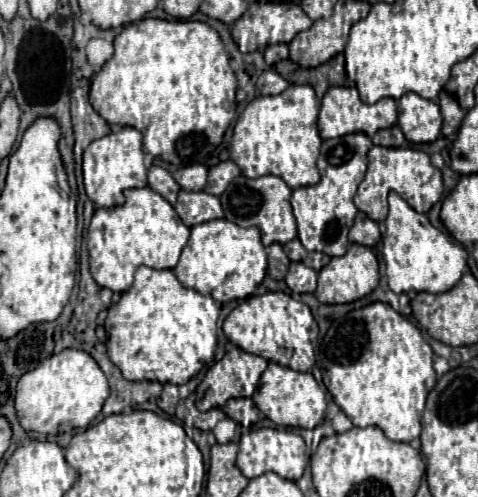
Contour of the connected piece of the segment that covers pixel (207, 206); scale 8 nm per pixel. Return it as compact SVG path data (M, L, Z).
M182 190L178 194L178 202L176 202L174 208L176 208L180 220L188 228L224 216L220 200L212 194L206 194L206 192L186 192L186 190Z

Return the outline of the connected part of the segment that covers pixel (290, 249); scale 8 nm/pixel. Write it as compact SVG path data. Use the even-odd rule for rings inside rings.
M298 238L290 240L288 244L284 244L284 252L286 252L286 256L288 256L292 262L304 262L306 256L308 256L308 252L304 250L304 246L300 244Z

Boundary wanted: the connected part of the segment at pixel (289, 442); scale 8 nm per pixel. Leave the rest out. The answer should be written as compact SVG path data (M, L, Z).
M274 428L252 429L240 438L240 452L238 452L238 468L246 478L256 478L266 472L276 472L286 480L300 480L302 472L308 464L306 458L306 444L302 436L288 432L288 430L274 430Z

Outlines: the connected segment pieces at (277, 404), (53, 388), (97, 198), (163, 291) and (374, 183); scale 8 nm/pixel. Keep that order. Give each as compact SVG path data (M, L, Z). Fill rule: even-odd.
M276 362L268 364L252 400L256 402L258 410L278 426L314 430L318 424L324 422L324 414L326 414L326 398L324 398L324 392L320 390L320 386L316 384L314 376L294 372Z
M66 348L20 378L16 388L16 416L26 432L56 436L60 432L86 428L100 414L108 394L108 380L94 358L82 350Z
M122 128L100 140L94 140L84 150L84 188L88 198L98 208L114 208L124 204L124 190L146 186L146 166L142 150L142 134L136 128Z
M140 266L134 274L134 284L128 292L122 294L120 302L112 304L106 318L108 332L108 356L120 368L126 380L156 380L160 384L184 384L194 378L206 364L214 360L218 336L216 336L216 320L220 308L216 306L212 296L204 296L196 290L184 288L172 270L154 270L148 266Z
M372 146L368 152L368 170L358 186L358 192L354 196L354 204L358 210L368 214L374 222L382 222L388 216L388 192L394 190L404 198L414 210L428 212L440 198L442 198L442 172L432 166L430 156L420 150L412 148L382 148L382 146Z

